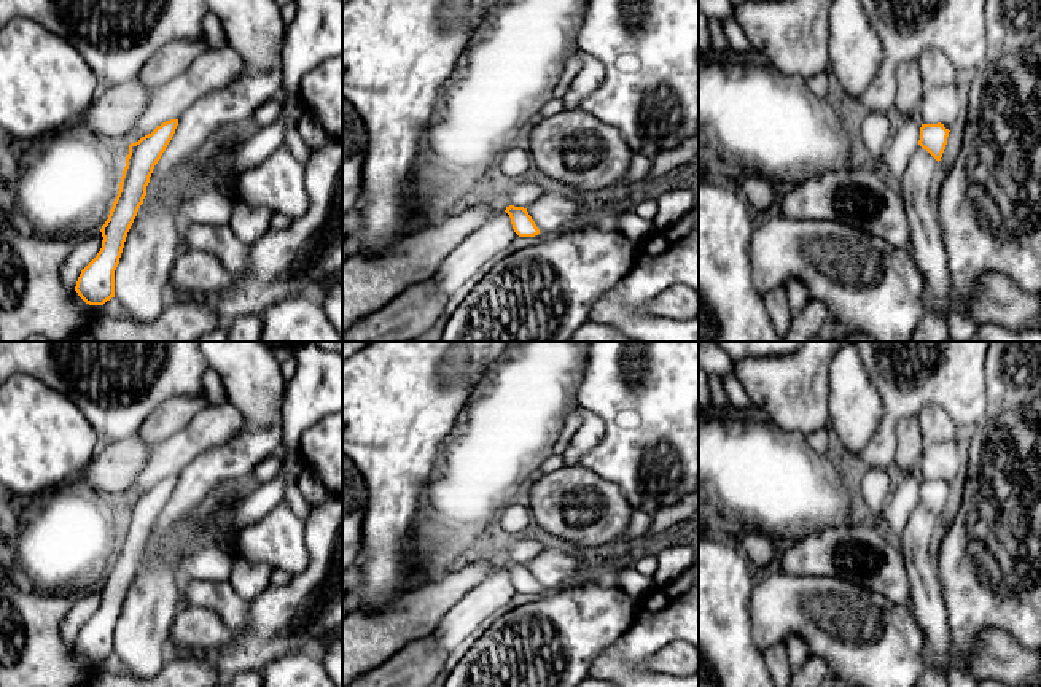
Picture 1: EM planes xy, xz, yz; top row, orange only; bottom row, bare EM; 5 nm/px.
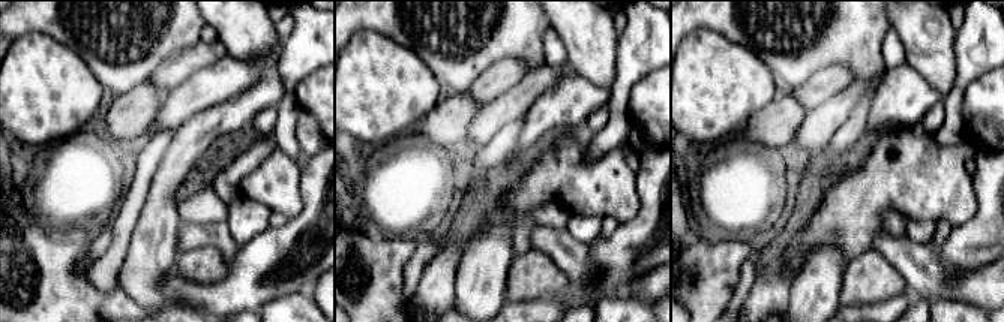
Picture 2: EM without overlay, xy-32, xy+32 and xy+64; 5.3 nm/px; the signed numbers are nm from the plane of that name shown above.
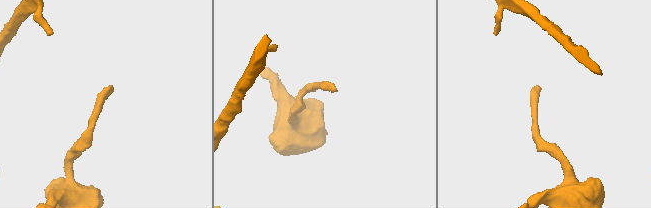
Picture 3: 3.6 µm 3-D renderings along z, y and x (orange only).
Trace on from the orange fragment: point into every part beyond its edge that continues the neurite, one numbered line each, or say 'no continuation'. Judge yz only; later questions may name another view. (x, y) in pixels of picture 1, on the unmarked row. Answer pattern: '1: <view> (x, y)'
no continuation

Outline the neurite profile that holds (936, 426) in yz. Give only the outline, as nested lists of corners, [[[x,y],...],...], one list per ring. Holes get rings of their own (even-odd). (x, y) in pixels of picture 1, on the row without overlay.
[[[938,404],[923,407],[917,417],[926,444],[930,442],[957,442],[957,426]]]

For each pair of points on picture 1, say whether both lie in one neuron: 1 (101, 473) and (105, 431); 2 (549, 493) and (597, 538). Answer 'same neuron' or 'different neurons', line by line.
1: different neurons
2: same neuron

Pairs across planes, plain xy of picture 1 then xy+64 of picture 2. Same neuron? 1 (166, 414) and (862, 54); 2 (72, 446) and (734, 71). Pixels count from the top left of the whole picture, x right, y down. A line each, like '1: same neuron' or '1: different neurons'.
1: different neurons
2: same neuron

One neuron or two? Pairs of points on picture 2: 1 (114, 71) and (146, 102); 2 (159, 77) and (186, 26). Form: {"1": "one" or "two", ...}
{"1": "two", "2": "two"}

